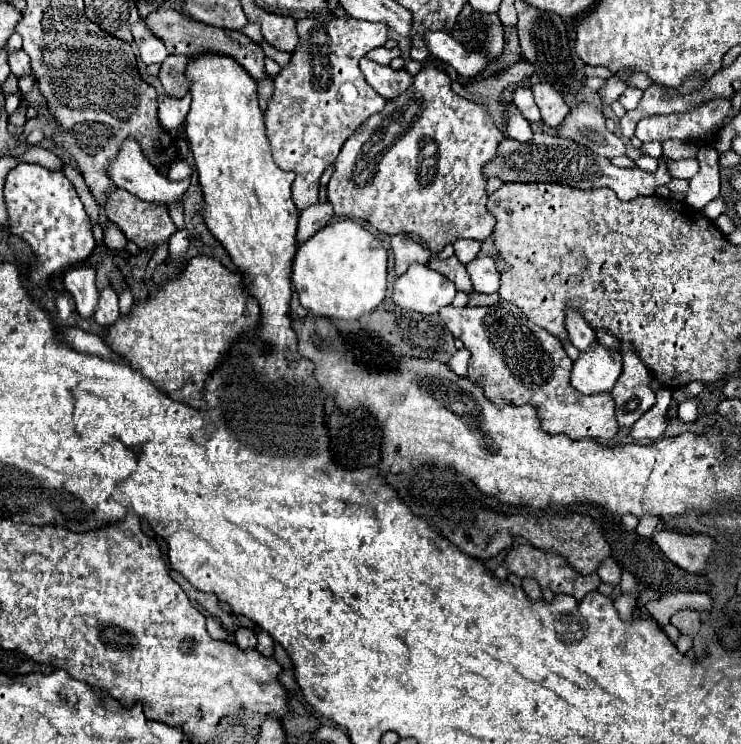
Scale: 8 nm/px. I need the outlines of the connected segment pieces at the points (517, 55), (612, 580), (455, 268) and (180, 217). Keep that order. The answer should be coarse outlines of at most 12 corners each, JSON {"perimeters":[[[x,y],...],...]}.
{"perimeters":[[[505,27],[505,49],[497,67],[505,69],[521,59],[515,27]],[[605,559],[597,575],[619,585],[621,567],[613,559]],[[455,255],[433,259],[429,267],[455,283],[457,291],[473,293],[467,269]],[[183,204],[170,205],[168,211],[177,229],[185,226]]]}

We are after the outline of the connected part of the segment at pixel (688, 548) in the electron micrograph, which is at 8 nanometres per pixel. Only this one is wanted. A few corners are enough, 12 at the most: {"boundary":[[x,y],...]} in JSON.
{"boundary":[[653,533],[659,549],[681,569],[703,573],[713,541],[701,533]]}

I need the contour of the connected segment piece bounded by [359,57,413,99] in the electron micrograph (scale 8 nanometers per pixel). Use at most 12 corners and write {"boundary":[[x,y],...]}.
{"boundary":[[365,57],[367,83],[385,99],[401,95],[413,77]]}

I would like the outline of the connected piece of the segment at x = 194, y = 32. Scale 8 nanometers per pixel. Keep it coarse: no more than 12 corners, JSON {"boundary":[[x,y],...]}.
{"boundary":[[175,9],[145,19],[169,53],[227,55],[255,81],[263,51],[239,31],[187,19]]}

